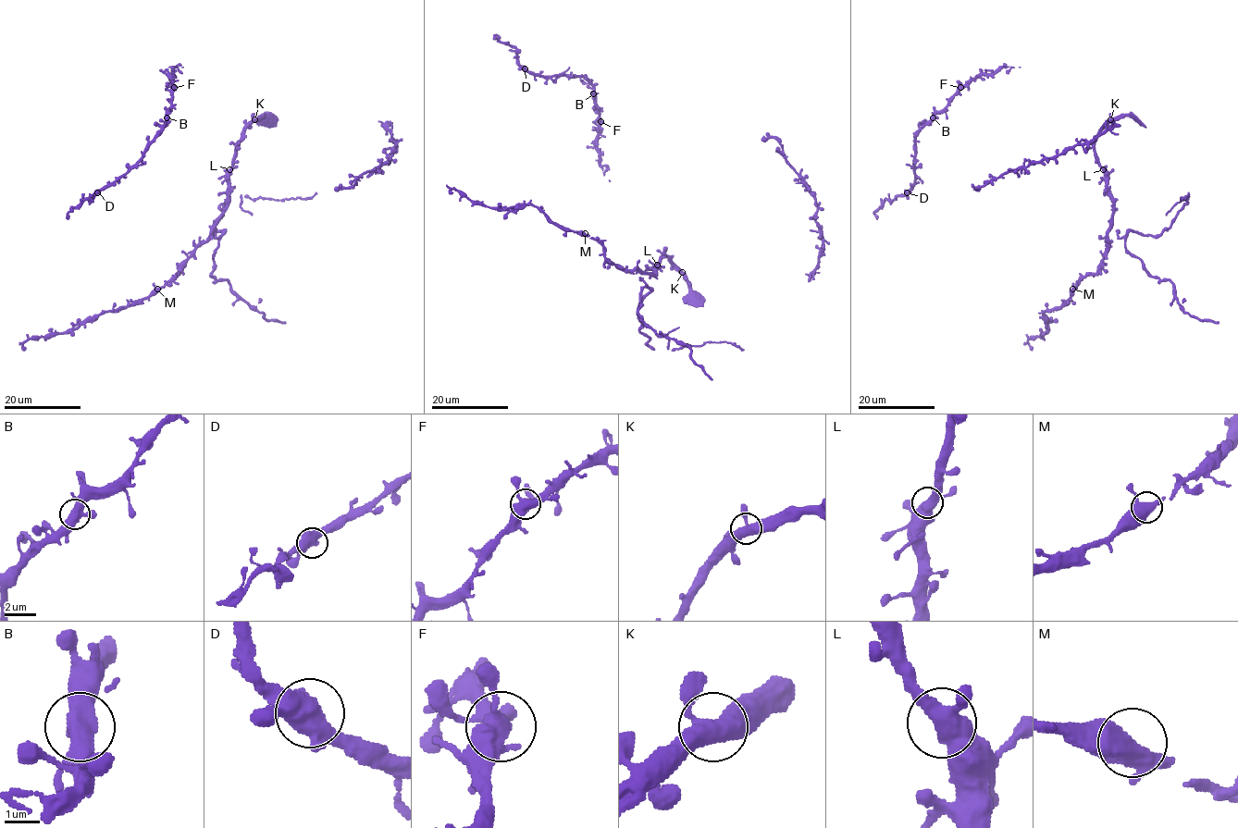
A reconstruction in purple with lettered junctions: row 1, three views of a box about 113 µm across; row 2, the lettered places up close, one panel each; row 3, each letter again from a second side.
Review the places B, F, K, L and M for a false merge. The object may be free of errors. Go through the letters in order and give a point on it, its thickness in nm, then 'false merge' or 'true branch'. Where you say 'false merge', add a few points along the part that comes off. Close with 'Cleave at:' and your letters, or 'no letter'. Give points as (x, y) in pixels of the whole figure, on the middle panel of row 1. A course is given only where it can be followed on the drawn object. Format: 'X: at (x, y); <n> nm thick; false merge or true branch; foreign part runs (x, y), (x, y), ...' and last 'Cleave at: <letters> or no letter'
B: at (593, 93); 480 nm thick; true branch
F: at (600, 121); 440 nm thick; true branch
K: at (682, 272); 440 nm thick; true branch
L: at (657, 265); 480 nm thick; true branch
M: at (585, 233); 480 nm thick; true branch
Cleave at: no letter

